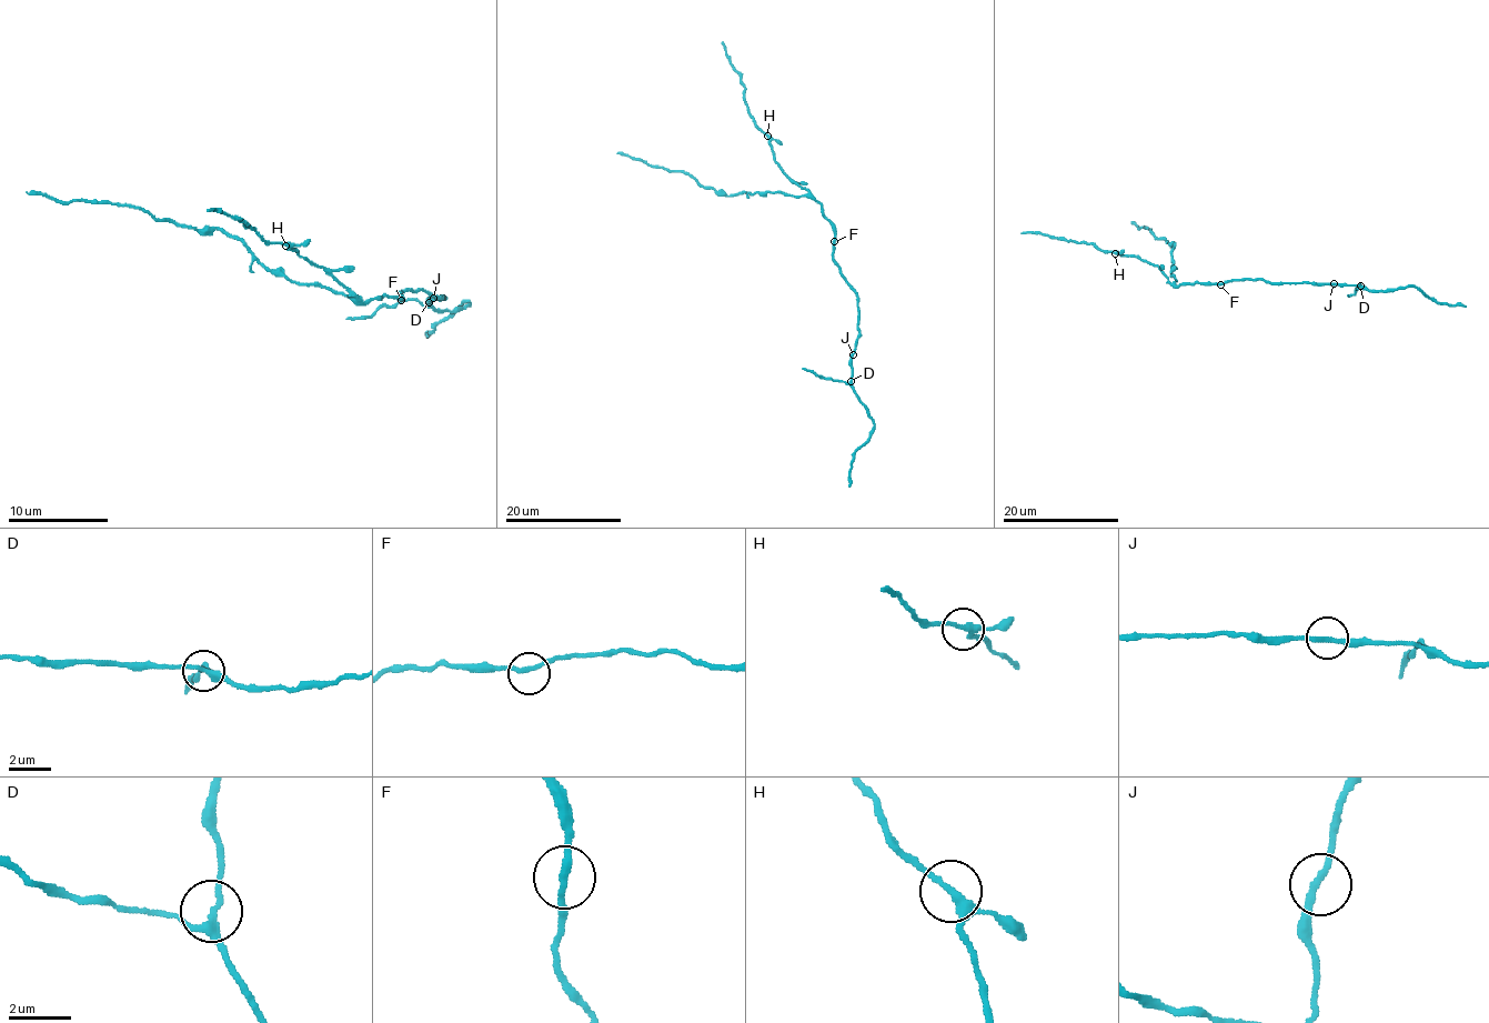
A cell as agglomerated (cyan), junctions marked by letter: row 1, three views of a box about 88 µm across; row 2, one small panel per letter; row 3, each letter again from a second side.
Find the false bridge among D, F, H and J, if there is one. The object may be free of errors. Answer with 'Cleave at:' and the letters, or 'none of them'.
Cleave at: none of them

